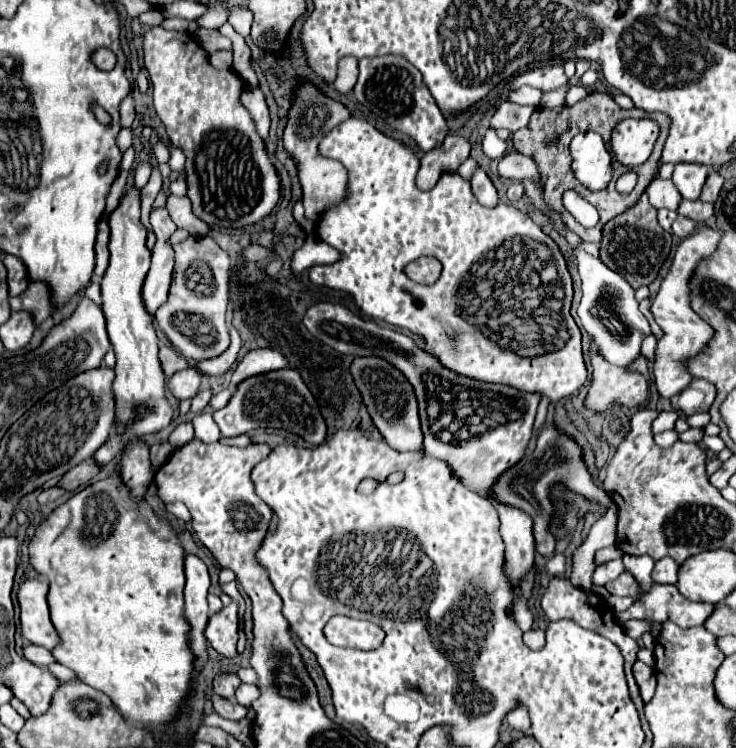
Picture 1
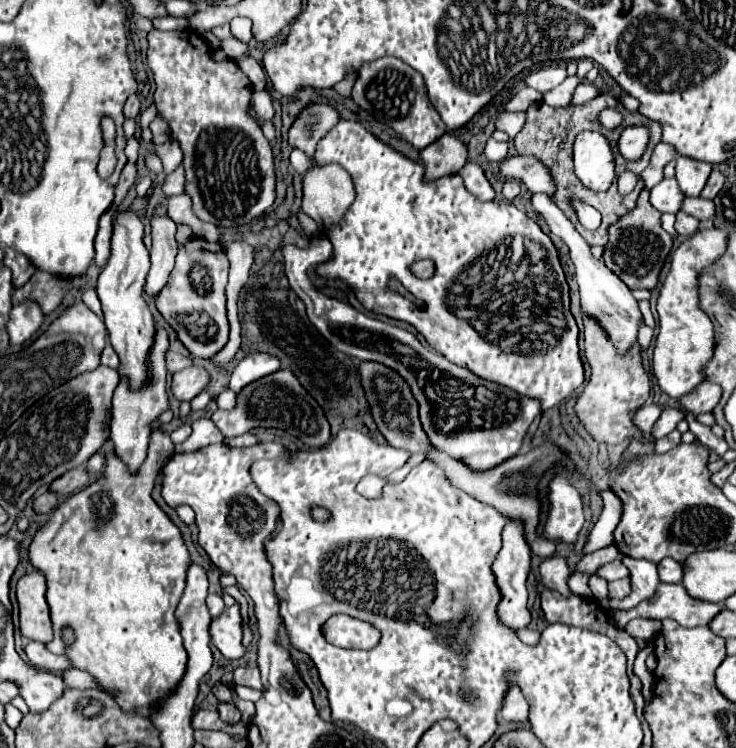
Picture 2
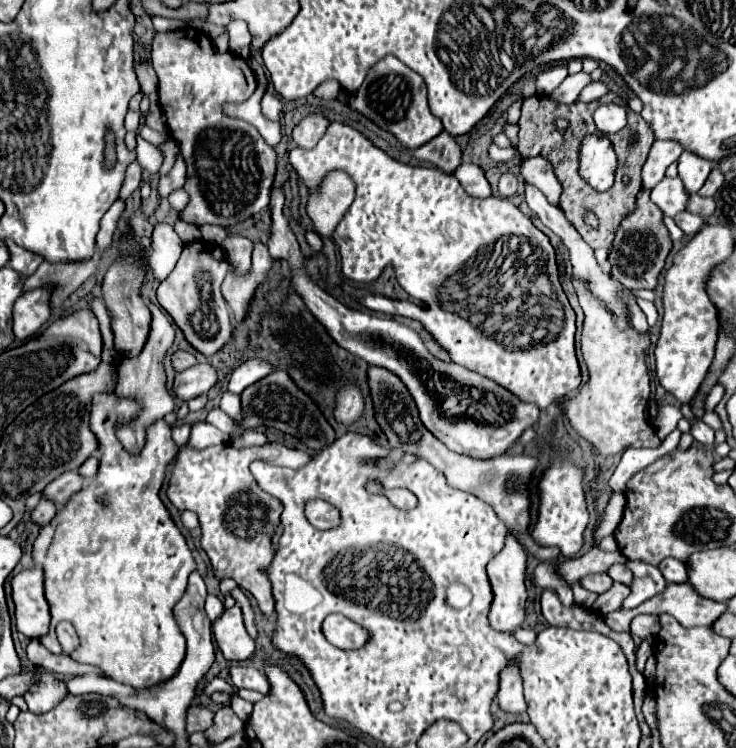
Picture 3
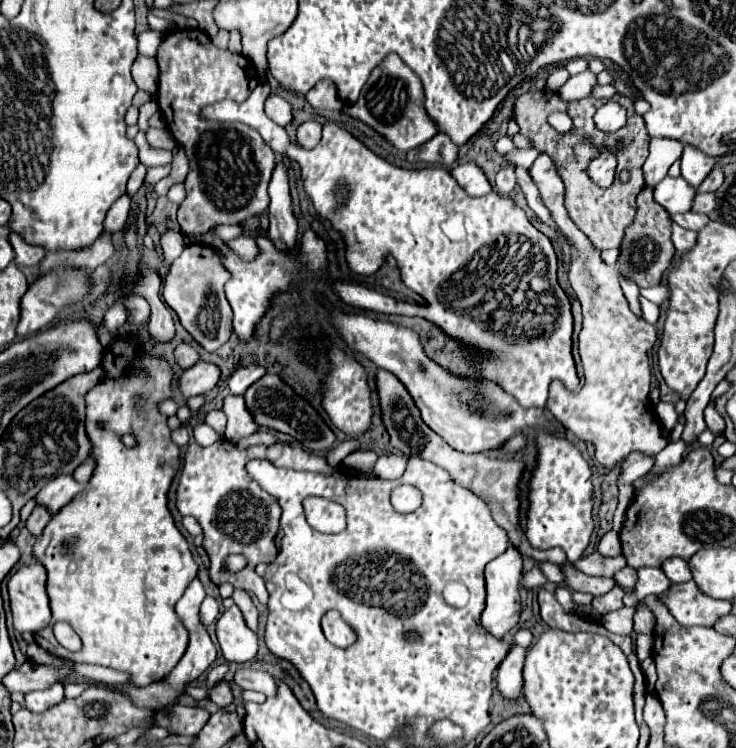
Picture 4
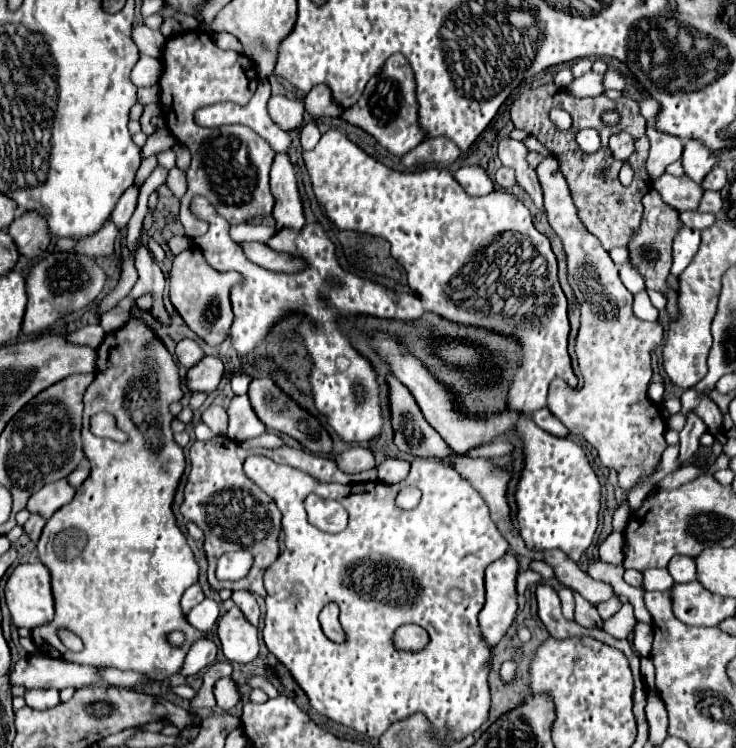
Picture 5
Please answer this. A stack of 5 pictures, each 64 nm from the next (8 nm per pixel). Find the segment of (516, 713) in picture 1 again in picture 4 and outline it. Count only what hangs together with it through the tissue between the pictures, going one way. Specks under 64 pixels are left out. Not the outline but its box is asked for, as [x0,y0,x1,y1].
[498,647,526,698]

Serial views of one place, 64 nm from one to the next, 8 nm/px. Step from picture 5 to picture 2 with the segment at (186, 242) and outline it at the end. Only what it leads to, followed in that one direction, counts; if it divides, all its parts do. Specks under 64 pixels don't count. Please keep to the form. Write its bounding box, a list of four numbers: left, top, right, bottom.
[146,216,178,296]

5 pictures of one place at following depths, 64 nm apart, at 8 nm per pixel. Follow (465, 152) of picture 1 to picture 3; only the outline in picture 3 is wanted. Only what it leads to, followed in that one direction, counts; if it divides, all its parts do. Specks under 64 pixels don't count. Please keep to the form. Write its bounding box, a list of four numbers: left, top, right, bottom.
[412,132,460,174]

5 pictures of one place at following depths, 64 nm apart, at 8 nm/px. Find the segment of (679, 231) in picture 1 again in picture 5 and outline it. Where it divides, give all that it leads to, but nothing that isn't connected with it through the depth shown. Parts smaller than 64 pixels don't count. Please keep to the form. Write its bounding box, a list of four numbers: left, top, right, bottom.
[680,212,716,230]

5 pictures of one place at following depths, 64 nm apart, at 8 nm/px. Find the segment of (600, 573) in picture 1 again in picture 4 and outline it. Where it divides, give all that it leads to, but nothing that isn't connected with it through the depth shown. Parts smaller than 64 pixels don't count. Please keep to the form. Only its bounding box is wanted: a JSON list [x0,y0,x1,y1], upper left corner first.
[616,566,638,586]

